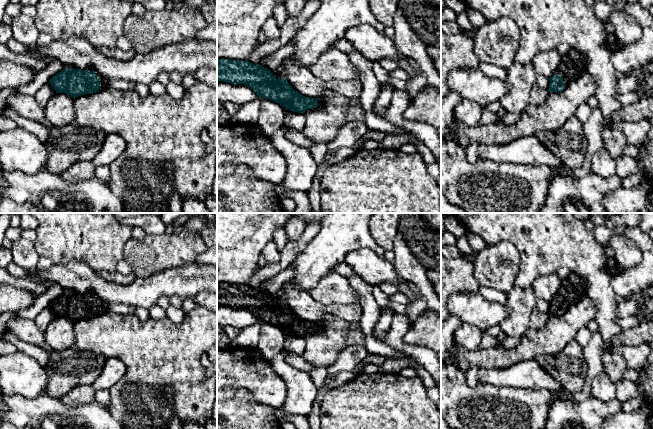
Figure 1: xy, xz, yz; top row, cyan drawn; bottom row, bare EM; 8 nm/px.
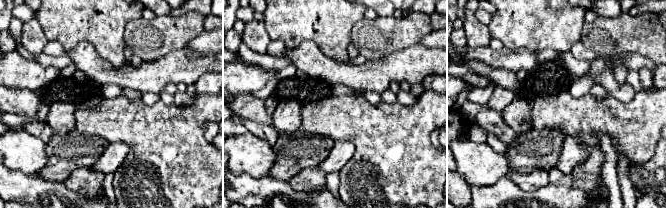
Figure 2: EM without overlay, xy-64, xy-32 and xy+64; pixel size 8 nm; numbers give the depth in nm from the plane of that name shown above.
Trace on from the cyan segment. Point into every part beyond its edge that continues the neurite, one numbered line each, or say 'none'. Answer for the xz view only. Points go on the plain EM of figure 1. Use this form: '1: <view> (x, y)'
none

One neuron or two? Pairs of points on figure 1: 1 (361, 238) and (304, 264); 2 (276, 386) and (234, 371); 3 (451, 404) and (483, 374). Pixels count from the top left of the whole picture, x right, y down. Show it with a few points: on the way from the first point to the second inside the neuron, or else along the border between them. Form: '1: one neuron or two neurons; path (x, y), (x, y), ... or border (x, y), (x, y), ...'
1: one neuron; path (347, 237), (339, 237), (318, 258)
2: one neuron; path (266, 385), (253, 372), (244, 371)
3: two neurons; border (479, 382), (502, 387)

